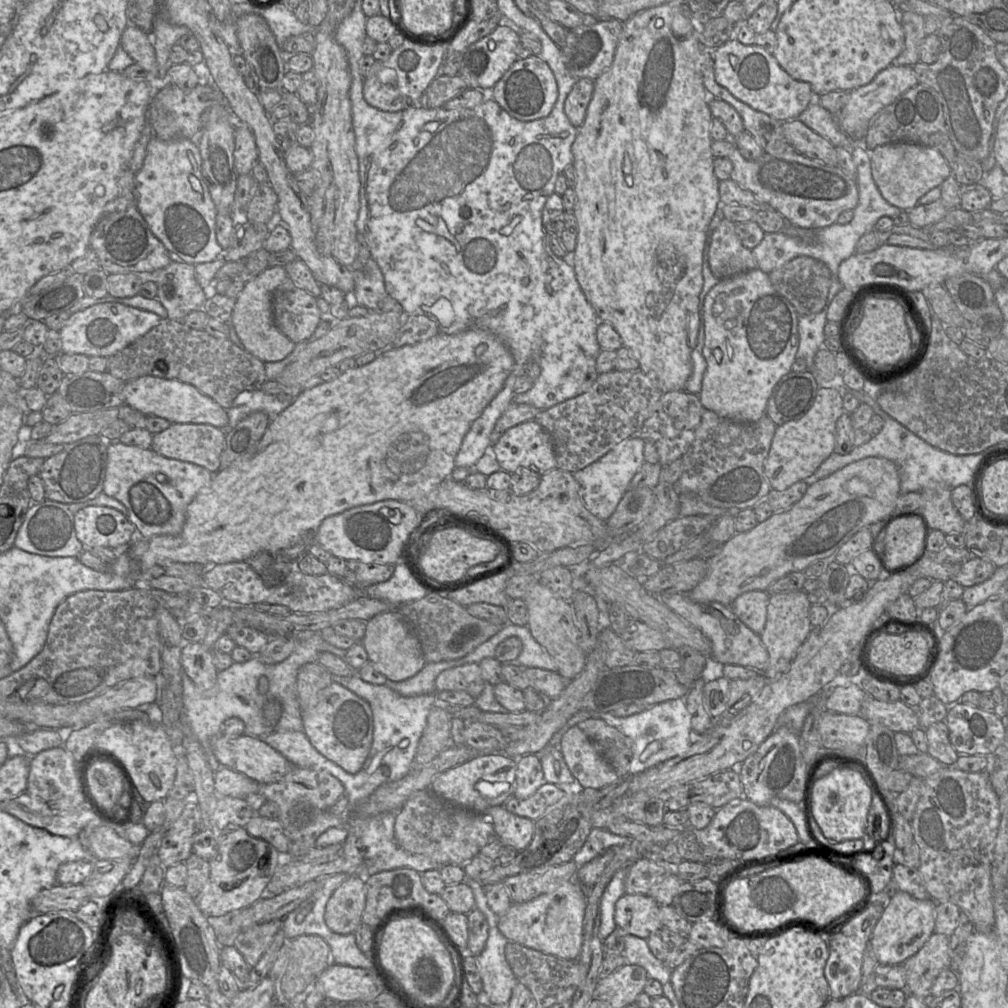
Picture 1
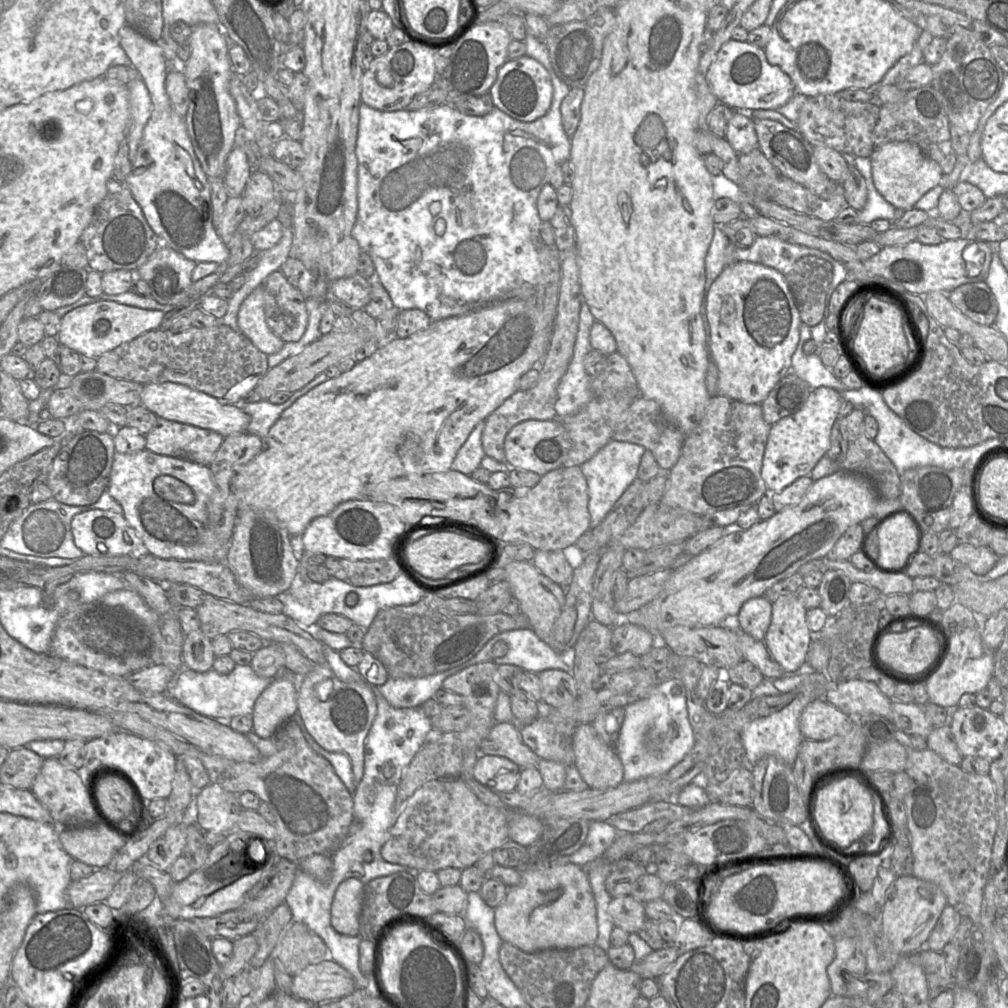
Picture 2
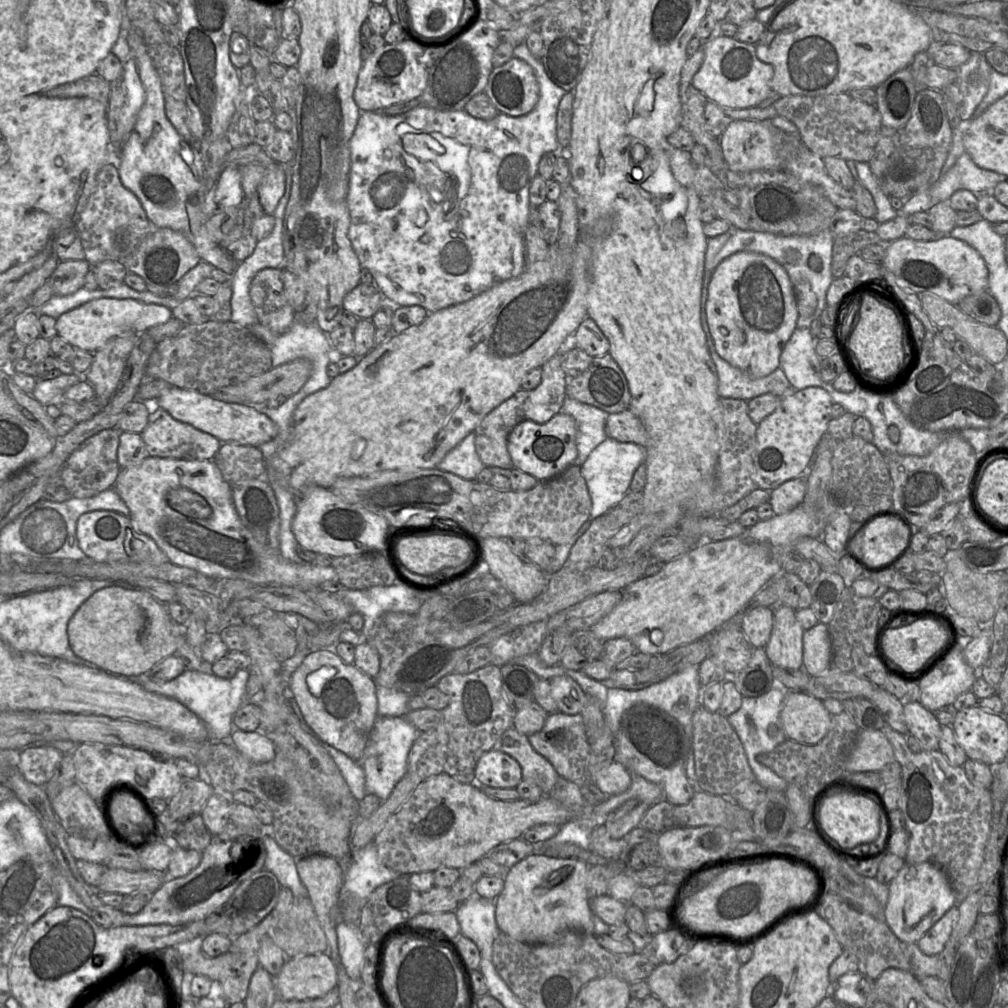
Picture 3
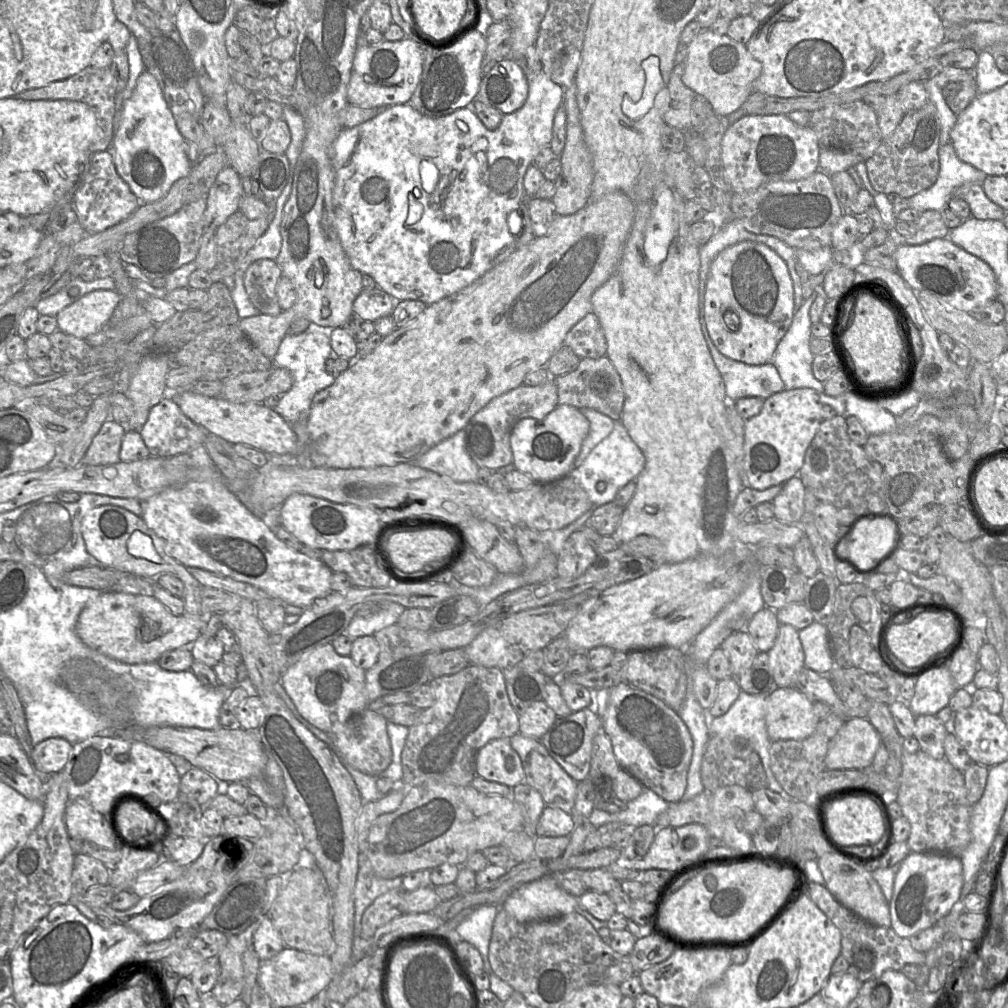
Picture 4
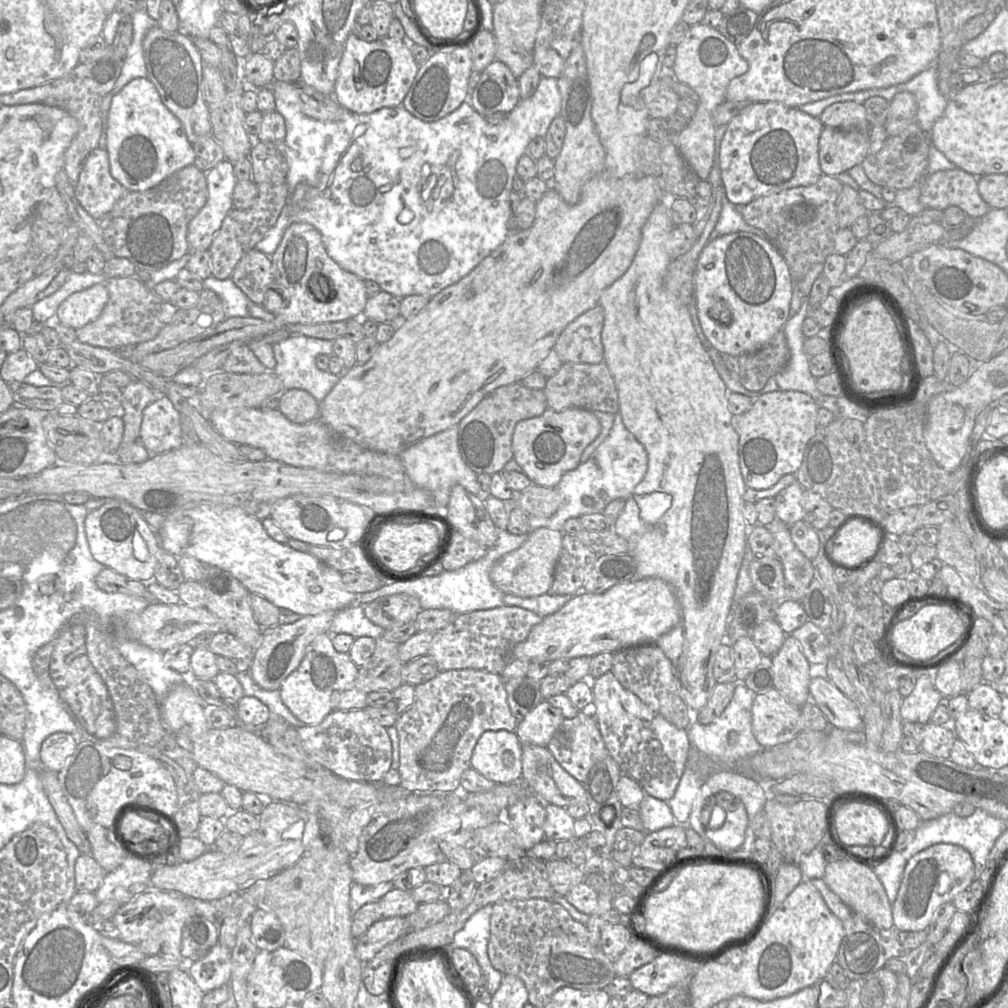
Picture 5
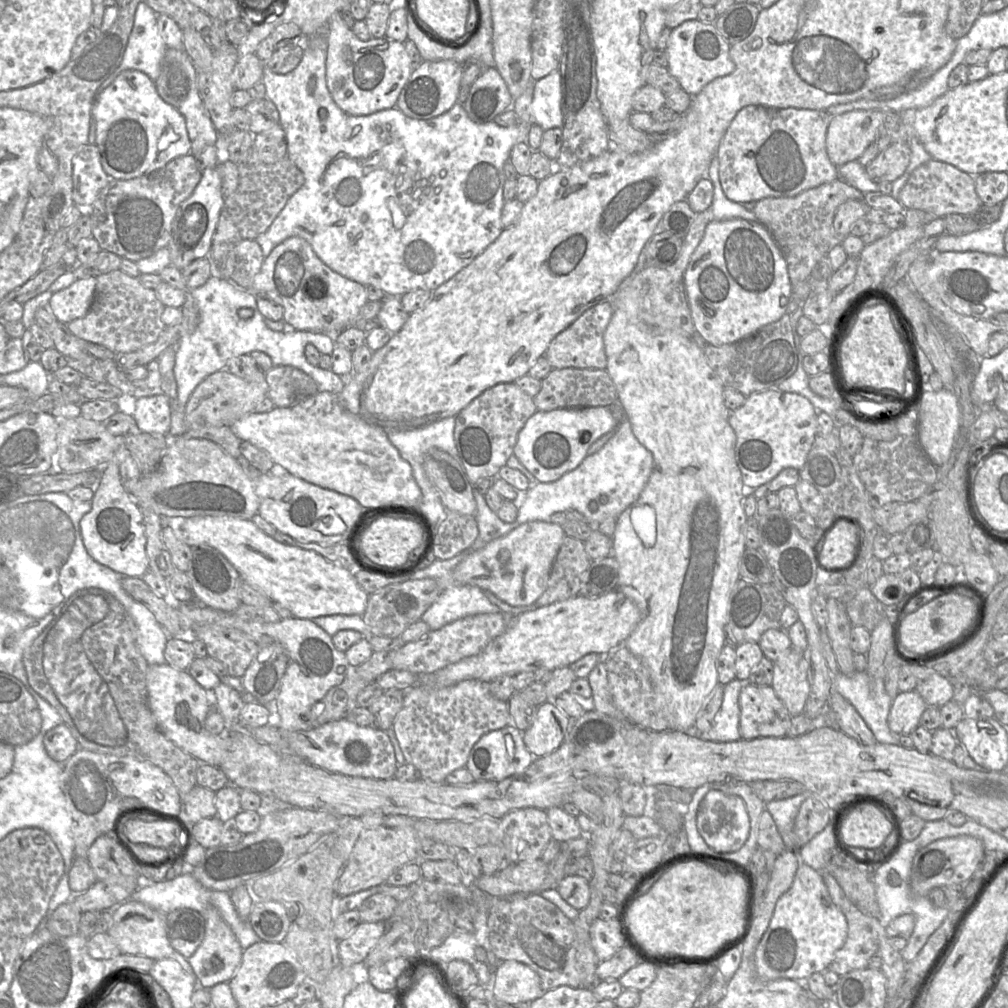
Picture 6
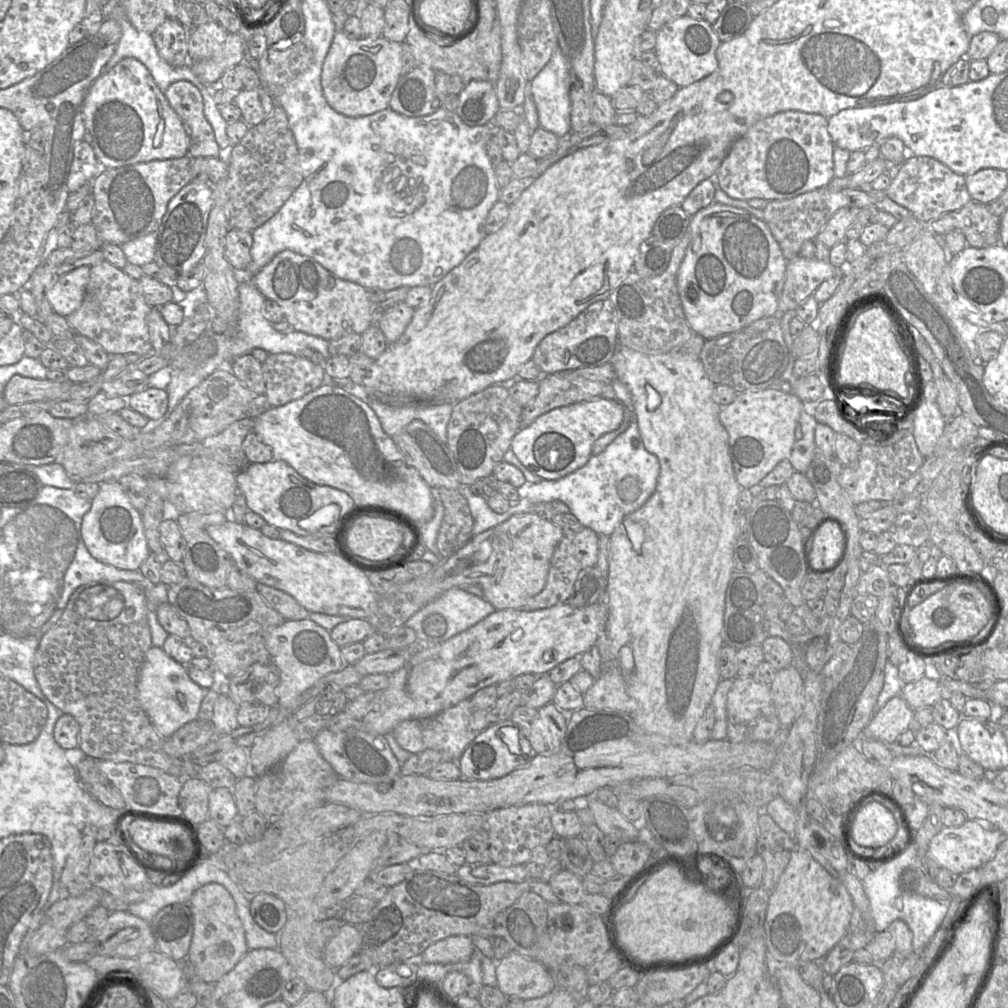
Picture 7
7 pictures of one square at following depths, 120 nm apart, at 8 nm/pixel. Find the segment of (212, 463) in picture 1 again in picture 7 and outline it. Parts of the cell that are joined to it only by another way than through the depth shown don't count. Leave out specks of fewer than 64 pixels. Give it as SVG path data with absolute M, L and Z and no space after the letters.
M148 387L125 399L129 408L147 417L151 425L159 423L168 409L168 395L162 389Z

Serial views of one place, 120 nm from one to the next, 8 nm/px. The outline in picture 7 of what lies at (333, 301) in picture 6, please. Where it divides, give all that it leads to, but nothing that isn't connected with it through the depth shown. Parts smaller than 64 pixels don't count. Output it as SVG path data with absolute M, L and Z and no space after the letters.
M291 250L276 254L253 278L252 283L267 299L275 301L296 331L328 341L350 333L362 335L371 325L373 304L363 286L338 278L312 257Z

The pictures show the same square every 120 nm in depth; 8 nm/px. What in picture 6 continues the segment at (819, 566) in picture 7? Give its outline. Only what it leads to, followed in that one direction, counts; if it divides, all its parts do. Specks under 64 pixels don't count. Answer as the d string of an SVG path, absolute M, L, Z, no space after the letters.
M840 522L823 533L823 546L819 546L817 562L820 567L842 566L851 561L855 546L854 527Z

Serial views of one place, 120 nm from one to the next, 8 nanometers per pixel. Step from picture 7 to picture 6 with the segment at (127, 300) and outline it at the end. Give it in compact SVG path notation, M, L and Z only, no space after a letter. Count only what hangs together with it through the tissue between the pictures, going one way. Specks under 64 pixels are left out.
M114 270L96 278L93 303L88 313L67 324L69 331L82 340L99 344L114 352L128 353L155 343L166 326L162 322L164 304L155 290L144 287L138 277Z

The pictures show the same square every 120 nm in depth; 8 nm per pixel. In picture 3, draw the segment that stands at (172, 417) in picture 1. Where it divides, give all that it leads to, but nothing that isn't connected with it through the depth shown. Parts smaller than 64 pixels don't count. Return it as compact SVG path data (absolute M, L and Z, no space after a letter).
M172 386L156 399L154 406L164 409L174 419L216 437L221 443L238 443L259 447L276 436L276 425L266 415L257 411L254 406L226 403L195 390Z

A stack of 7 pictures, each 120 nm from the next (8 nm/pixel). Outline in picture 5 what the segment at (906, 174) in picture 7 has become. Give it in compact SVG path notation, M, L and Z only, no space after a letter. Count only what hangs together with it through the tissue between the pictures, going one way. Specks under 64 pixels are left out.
M959 168L924 176L920 202L925 209L942 211L949 206L957 206L967 217L975 219L981 218L991 209L979 193L977 177Z

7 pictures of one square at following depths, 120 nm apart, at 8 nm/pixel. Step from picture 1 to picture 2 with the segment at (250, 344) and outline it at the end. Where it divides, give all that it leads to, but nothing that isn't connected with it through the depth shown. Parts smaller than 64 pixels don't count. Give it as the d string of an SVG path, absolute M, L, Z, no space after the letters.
M262 284L242 302L238 311L237 323L240 332L267 356L282 349L284 341L266 323Z

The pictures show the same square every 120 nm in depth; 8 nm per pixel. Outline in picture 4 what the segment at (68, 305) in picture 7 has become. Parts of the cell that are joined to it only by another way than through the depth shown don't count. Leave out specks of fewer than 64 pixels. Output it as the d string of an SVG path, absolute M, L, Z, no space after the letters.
M115 290L92 291L55 316L58 329L66 335L86 339L109 324L121 299Z

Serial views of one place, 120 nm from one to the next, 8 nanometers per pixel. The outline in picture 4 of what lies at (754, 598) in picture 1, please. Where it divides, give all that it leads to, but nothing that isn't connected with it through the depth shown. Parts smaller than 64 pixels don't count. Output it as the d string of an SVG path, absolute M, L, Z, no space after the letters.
M768 607L756 612L748 621L745 630L760 652L768 652L774 645L780 623L776 611Z

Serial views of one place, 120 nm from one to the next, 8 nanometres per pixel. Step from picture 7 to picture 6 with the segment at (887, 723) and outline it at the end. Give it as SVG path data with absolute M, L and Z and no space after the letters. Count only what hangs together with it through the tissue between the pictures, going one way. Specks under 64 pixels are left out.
M916 690L899 692L892 700L888 714L890 730L899 736L909 735L919 726L920 718L927 707Z

